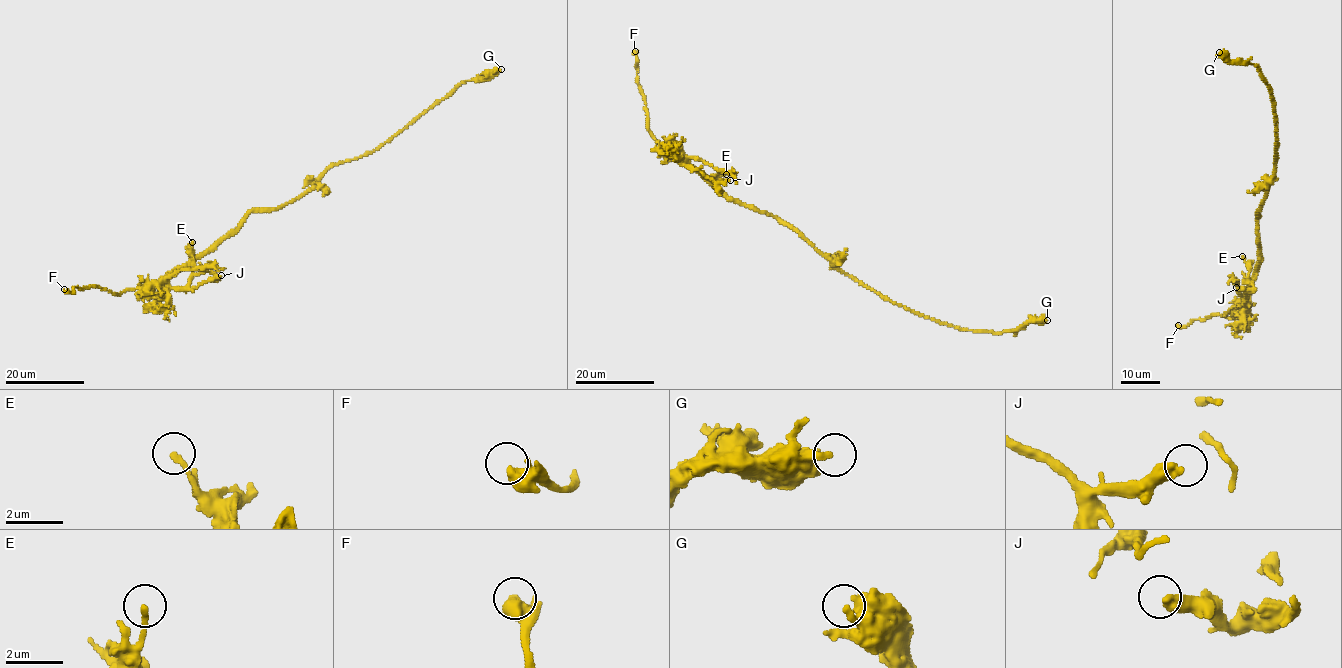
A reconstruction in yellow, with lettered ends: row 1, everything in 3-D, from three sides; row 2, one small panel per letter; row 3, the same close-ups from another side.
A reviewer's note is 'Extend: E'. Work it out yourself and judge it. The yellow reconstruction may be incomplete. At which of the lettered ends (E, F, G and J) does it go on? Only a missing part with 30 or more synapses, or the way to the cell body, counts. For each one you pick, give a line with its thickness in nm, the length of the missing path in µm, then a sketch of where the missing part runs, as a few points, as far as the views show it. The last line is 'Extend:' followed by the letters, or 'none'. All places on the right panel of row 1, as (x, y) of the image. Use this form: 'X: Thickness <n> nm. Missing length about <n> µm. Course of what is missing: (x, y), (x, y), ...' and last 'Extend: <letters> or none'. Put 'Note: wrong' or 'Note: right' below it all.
F: Thickness 300 nm. Missing length about 15 µm. Course of what is missing: (1178, 325), (1138, 321), (1127, 329)
Extend: F
Note: wrong

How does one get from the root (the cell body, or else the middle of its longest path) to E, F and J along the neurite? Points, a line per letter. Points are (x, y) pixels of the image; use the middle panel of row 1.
E: (804, 238), (776, 217), (738, 203), (683, 164), (713, 178), (719, 179), (726, 174)
F: (804, 238), (776, 217), (735, 201), (675, 157), (654, 137), (647, 128), (646, 103), (637, 79), (635, 51)
J: (804, 238), (776, 217), (738, 203), (683, 164), (698, 169), (718, 183), (730, 180)

